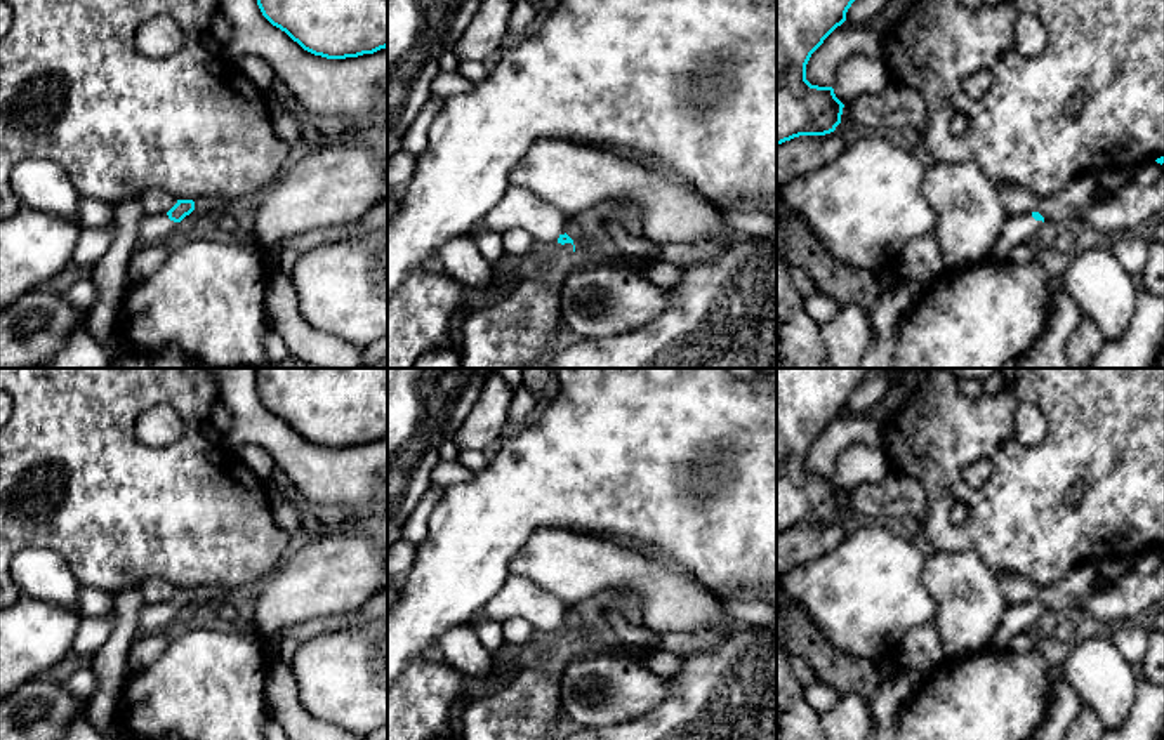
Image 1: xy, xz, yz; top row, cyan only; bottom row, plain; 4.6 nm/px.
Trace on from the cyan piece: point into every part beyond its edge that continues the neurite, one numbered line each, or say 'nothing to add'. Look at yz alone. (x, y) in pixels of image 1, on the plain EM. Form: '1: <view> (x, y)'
1: yz (1024, 617)

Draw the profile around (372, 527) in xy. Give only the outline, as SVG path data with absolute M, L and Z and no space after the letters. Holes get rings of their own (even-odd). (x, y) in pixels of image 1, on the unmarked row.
M382 505L370 514L347 511L346 521L337 532L342 535L361 537L380 551L382 563L386 565L386 572L382 573L382 591L387 589L387 505Z

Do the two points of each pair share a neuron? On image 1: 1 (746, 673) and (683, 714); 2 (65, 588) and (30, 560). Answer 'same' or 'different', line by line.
1: same
2: same

